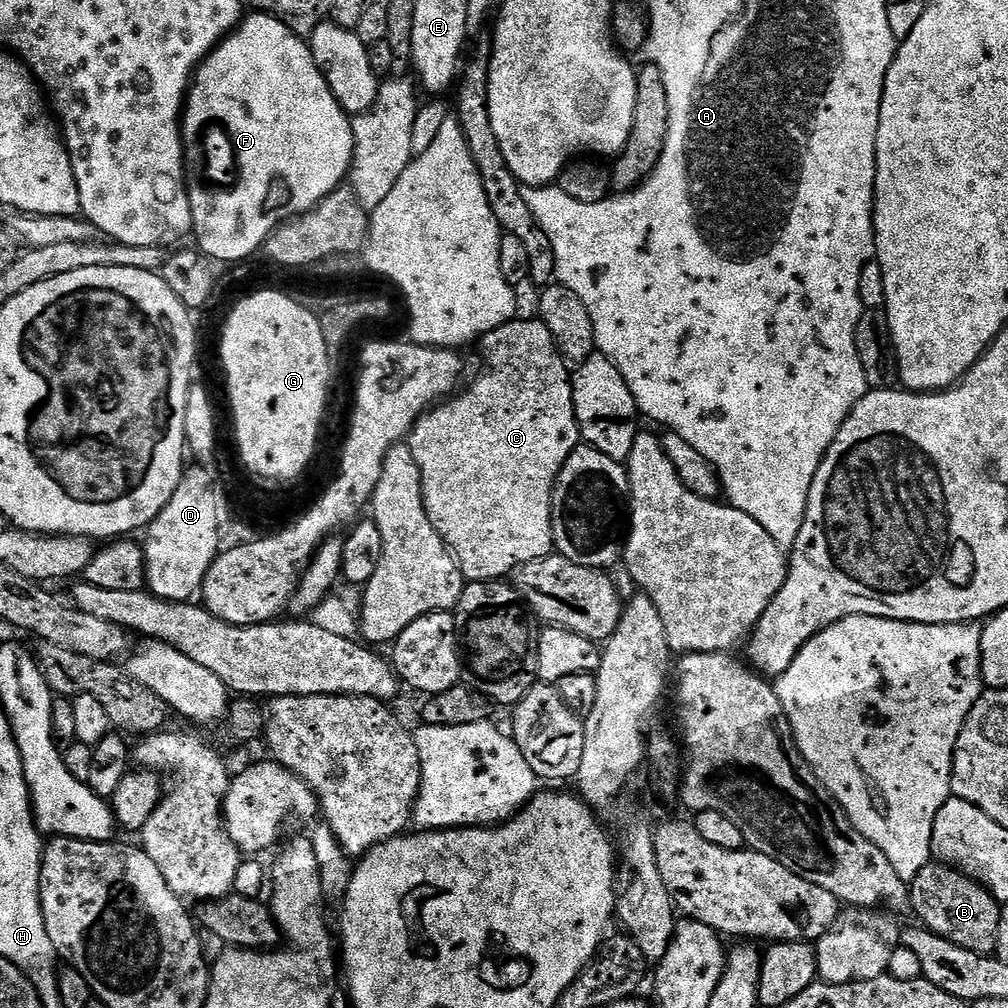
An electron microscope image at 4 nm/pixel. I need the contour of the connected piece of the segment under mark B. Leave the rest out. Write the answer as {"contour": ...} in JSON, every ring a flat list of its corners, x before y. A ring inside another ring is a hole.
{"contour":[[930,862,922,866,910,882,908,902,911,911,916,911,920,919,917,921,929,932,972,952,983,953,995,945,1001,905,977,880,972,880,957,868,951,868,949,864]]}

